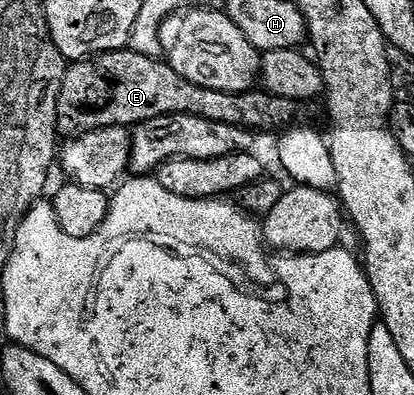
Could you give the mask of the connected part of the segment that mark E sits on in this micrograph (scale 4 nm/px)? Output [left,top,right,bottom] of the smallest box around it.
[57,48,300,136]

